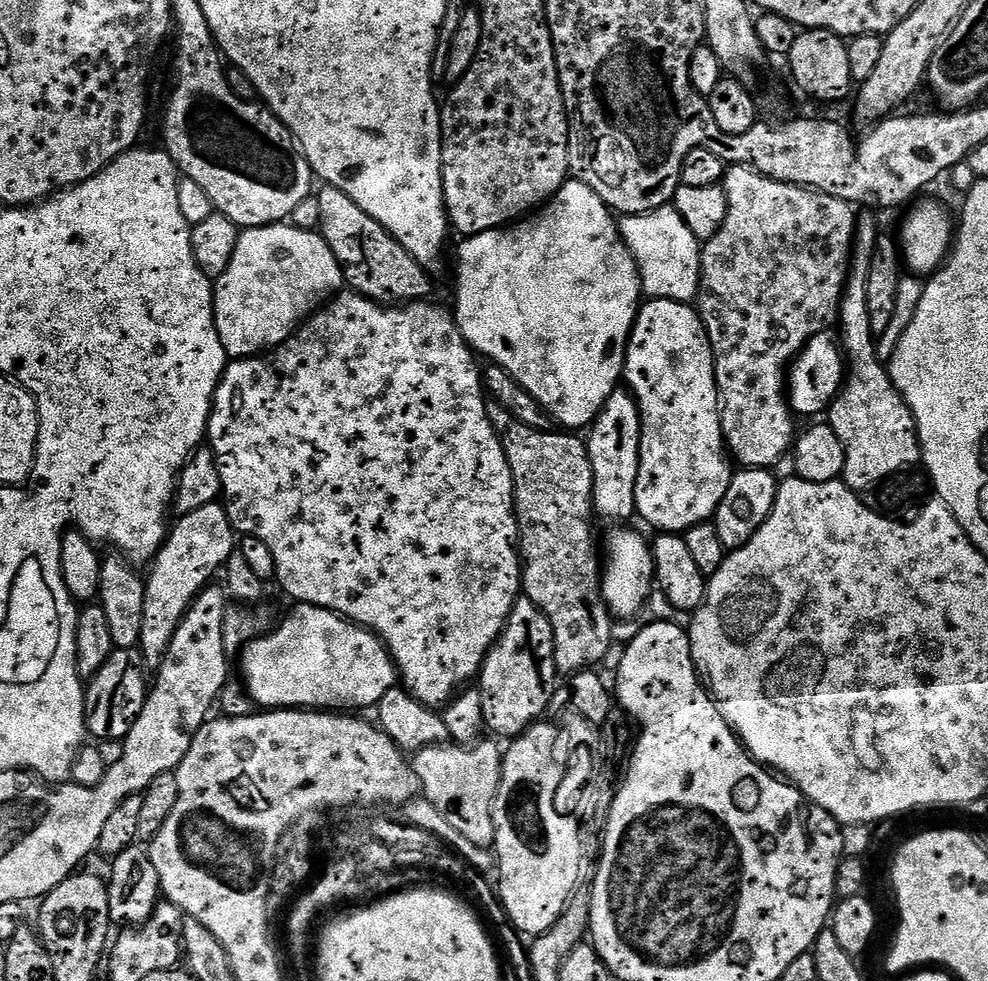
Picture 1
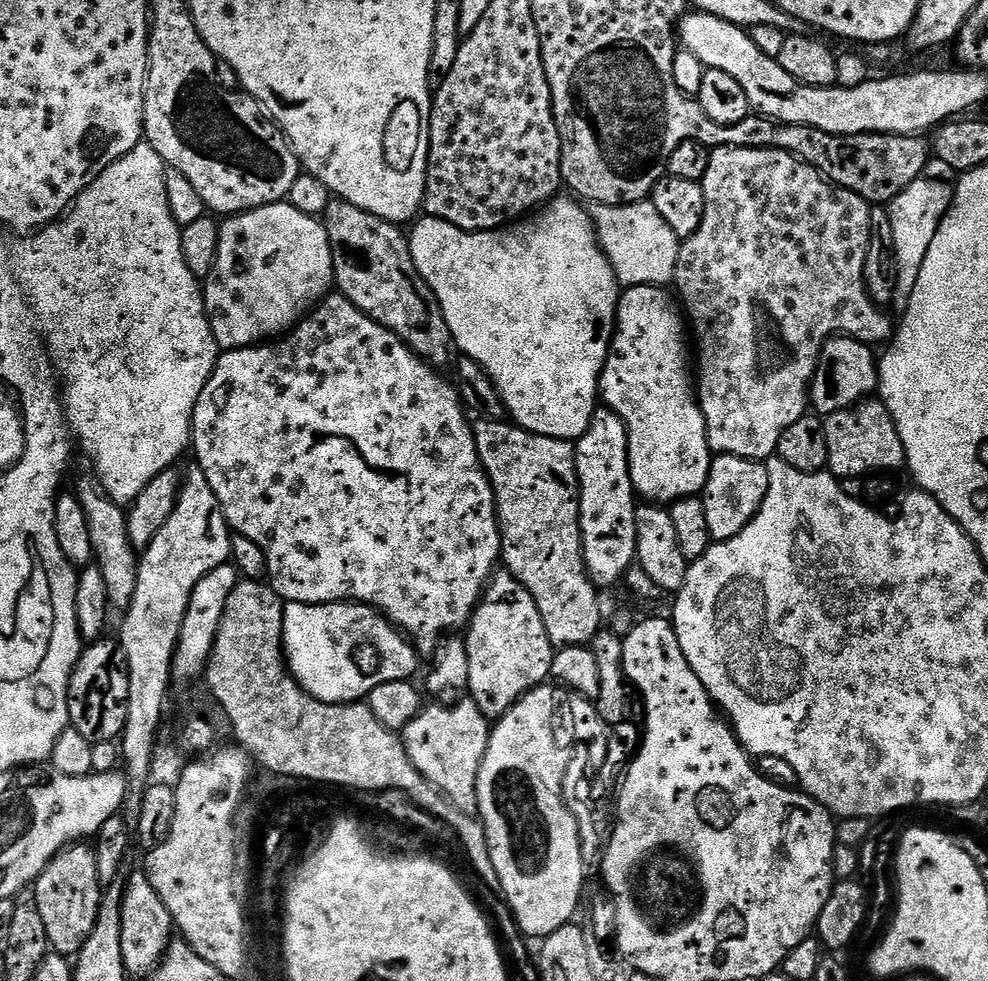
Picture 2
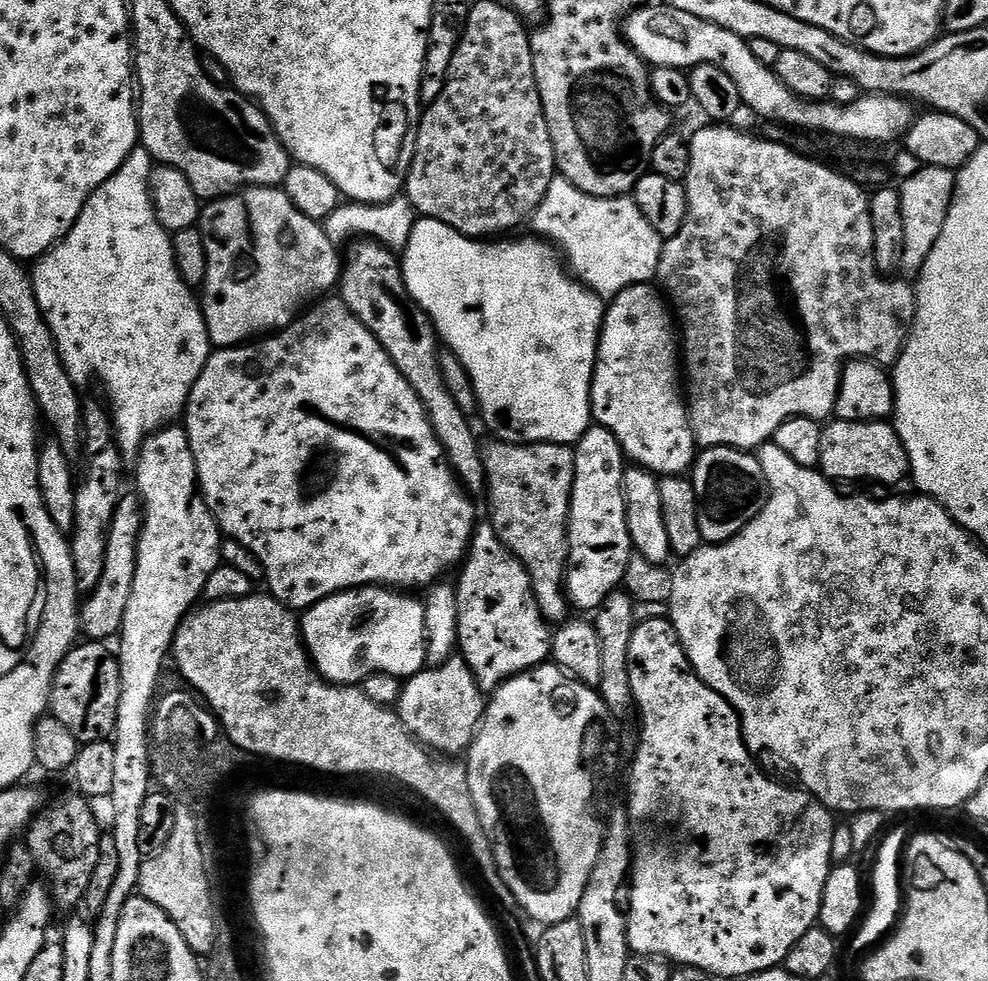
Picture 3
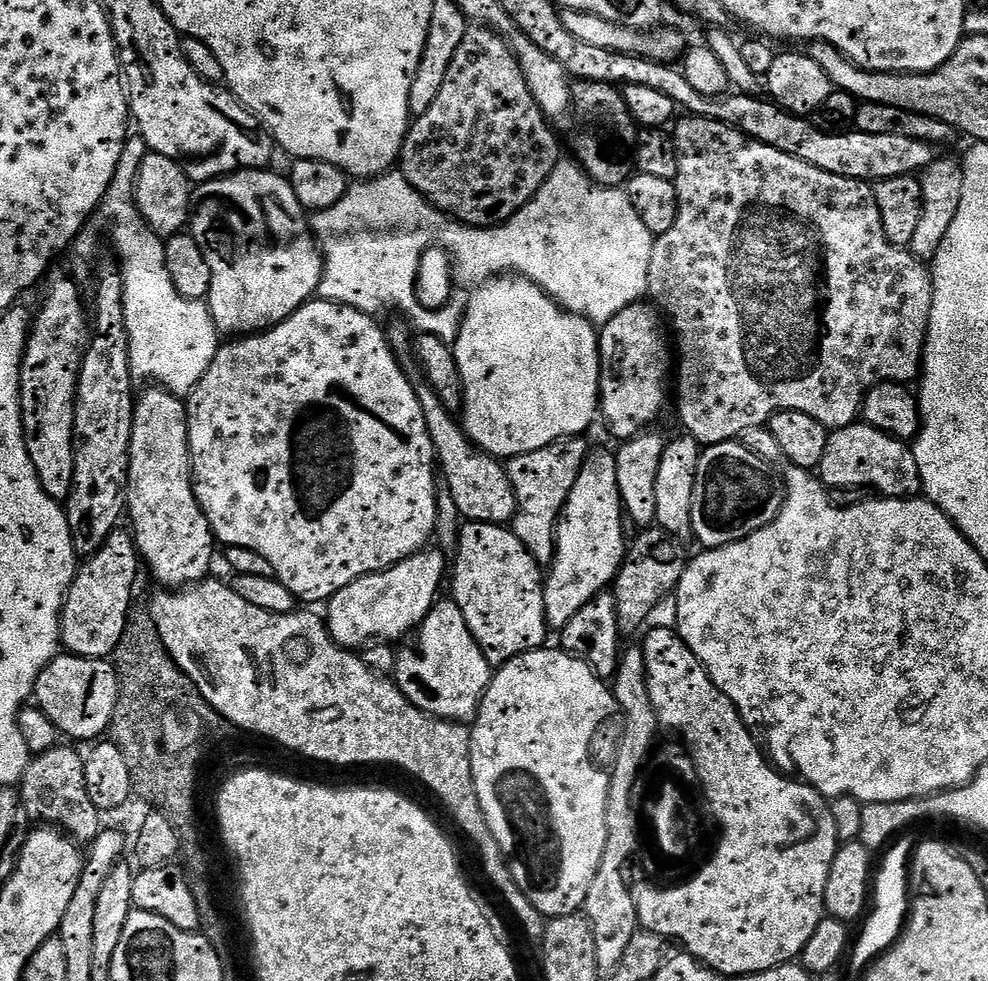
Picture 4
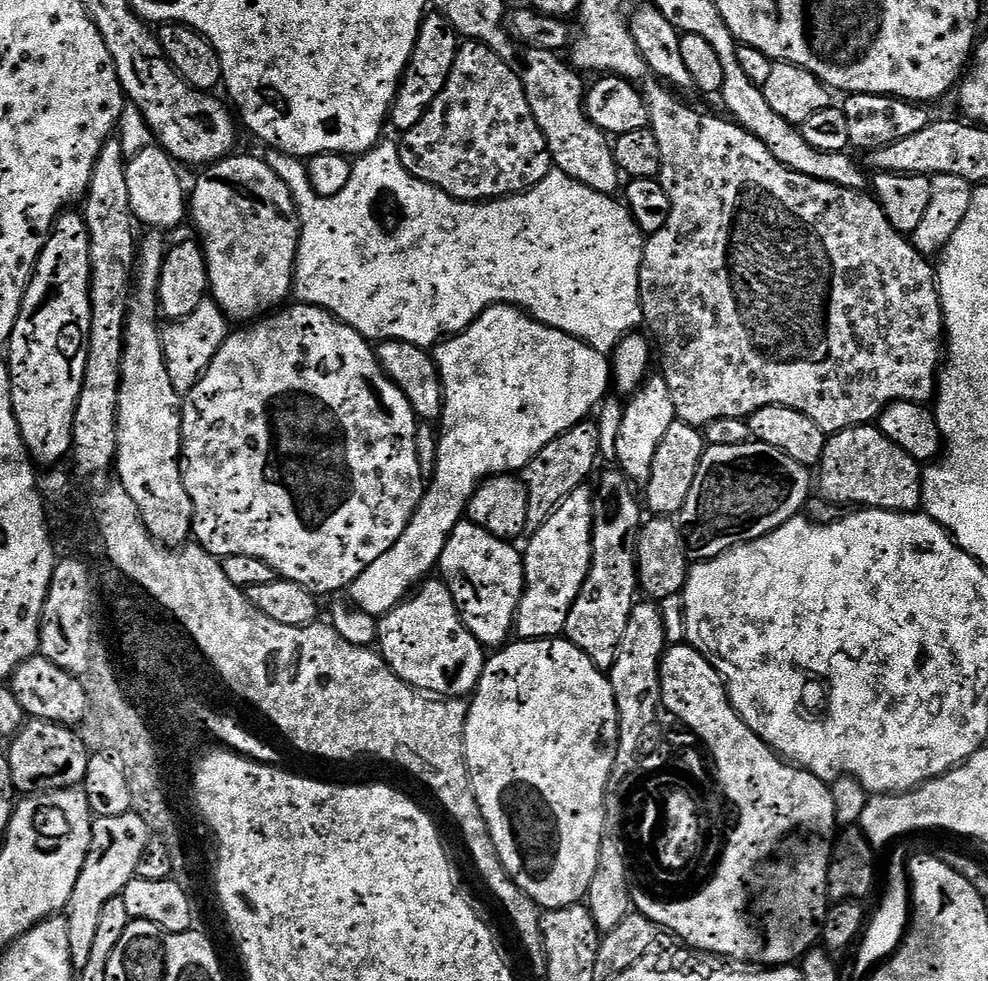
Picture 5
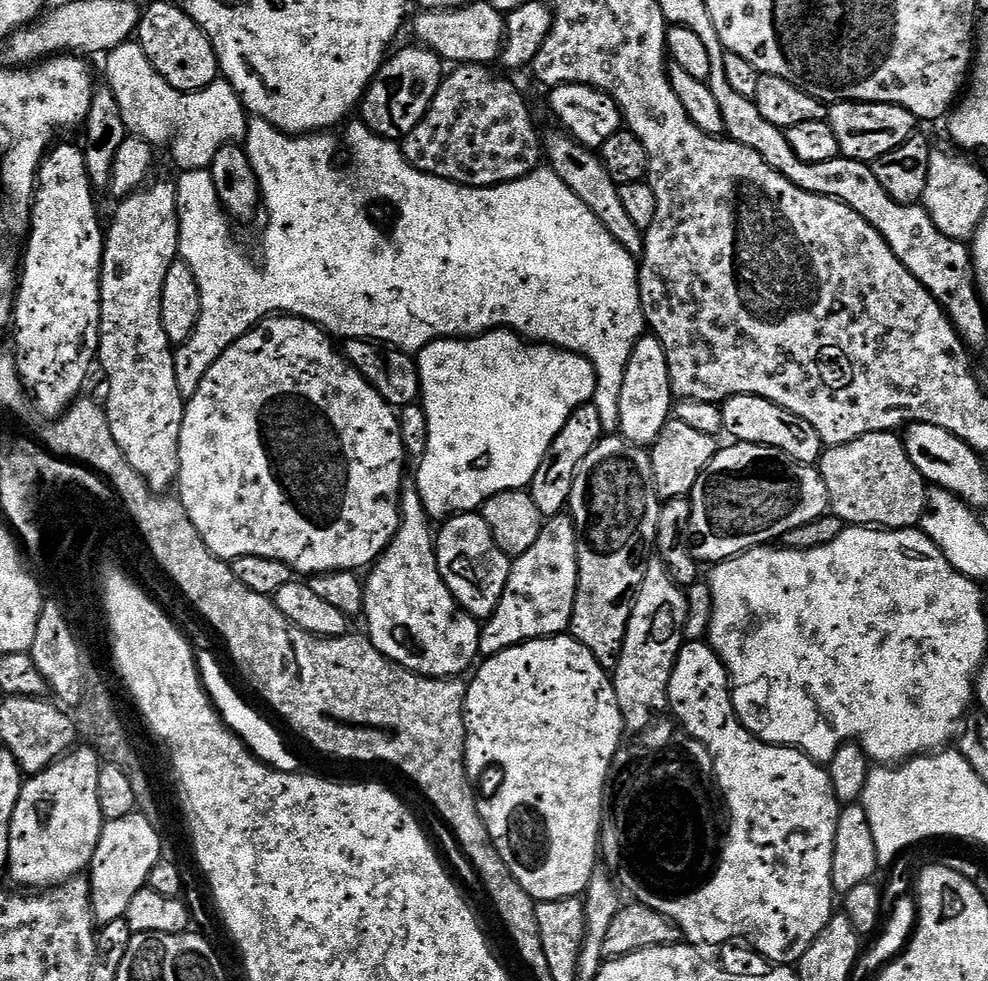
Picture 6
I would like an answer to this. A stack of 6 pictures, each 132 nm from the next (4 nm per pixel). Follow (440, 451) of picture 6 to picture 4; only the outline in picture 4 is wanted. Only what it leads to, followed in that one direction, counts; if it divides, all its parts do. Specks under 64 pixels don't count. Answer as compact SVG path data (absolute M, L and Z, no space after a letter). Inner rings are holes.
M509 274L483 281L475 289L476 292L468 300L468 308L463 309L460 322L460 335L454 344L456 365L460 371L460 381L464 387L464 406L462 409L462 427L465 436L476 447L497 458L521 456L534 450L542 450L542 446L550 446L556 440L566 440L570 436L584 436L591 426L592 419L597 419L600 407L600 342L594 325L581 316L566 312L559 304L549 298L537 284L524 279L523 276ZM440 554L424 555L407 556L402 564L393 568L370 572L364 579L350 582L348 588L333 596L330 601L332 641L341 646L367 646L373 643L374 638L404 636L408 631L411 633L419 629L420 622L428 616L430 606L438 599L436 587L446 580L445 557Z

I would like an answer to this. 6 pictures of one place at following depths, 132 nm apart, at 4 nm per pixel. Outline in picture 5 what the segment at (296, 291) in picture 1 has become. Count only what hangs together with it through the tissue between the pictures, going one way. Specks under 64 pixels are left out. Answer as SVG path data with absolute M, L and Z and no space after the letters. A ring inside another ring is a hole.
M233 154L225 156L223 160L218 160L214 164L207 165L201 172L204 173L197 178L196 185L193 188L191 185L190 188L190 220L196 223L197 234L195 233L195 235L204 249L204 257L208 263L208 286L211 299L232 322L236 322L236 320L252 322L257 318L267 317L269 314L275 313L285 303L283 300L287 296L291 297L293 295L292 277L296 271L296 251L300 241L300 215L296 212L296 203L292 197L292 192L286 186L286 182L282 182L282 178L278 178L278 174L268 164L267 159L261 157L259 160L256 156Z

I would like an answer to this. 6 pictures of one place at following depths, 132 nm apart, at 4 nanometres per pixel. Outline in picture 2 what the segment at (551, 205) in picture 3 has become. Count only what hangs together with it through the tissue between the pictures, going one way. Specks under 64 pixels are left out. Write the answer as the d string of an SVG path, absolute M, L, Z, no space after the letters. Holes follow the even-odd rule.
M652 203L602 204L593 207L590 215L600 248L621 285L633 288L643 284L668 286L673 283L682 240L666 226L666 218L654 210Z

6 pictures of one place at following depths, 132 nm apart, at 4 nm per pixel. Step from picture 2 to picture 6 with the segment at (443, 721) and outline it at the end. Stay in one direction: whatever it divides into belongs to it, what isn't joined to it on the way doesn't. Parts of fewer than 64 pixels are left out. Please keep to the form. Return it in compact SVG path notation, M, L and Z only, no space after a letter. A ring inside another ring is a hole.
M405 487L400 494L400 529L364 580L362 616L368 619L367 639L398 667L418 676L460 678L480 656L482 624L450 594L438 570L434 528L427 524L429 520L419 491Z

